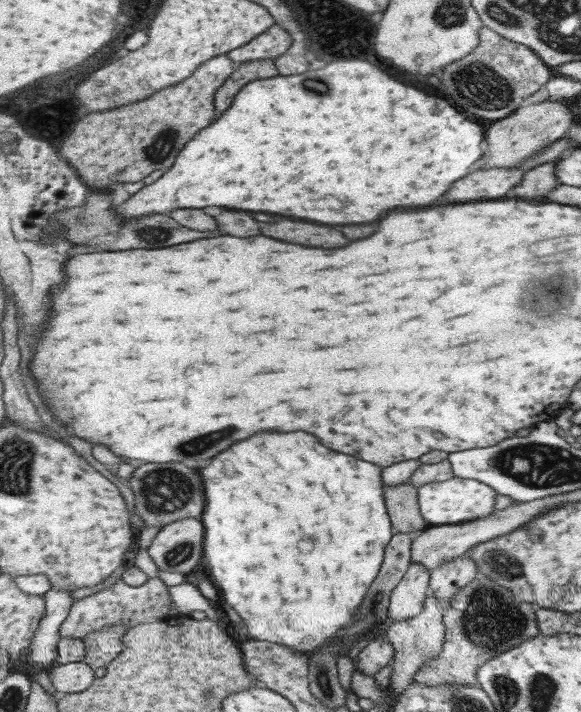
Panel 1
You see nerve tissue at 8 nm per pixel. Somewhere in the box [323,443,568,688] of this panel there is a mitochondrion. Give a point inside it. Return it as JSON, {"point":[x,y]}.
{"point":[489,622]}

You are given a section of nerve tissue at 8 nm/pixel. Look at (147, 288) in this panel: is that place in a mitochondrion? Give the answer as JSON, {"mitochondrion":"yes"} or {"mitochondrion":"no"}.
{"mitochondrion":"no"}

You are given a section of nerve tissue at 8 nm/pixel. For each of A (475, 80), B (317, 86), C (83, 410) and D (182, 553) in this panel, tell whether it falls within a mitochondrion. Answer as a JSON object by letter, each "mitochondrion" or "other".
{"A":"mitochondrion","B":"mitochondrion","C":"other","D":"mitochondrion"}

